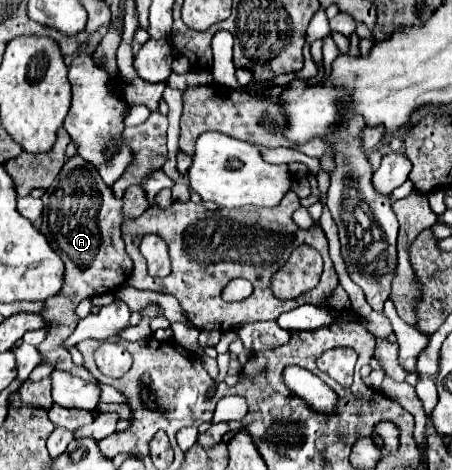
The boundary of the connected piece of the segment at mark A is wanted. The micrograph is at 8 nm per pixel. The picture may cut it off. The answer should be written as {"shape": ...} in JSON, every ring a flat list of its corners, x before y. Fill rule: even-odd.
{"shape":[[74,154,72,158,68,158,68,162,60,170,52,186,46,190,42,202,44,202,44,212,42,212,40,232,48,238,50,246,60,254,60,258,66,264,62,292,56,298,48,298,42,310,42,318,46,318,46,322,54,322,54,326,44,328,46,338,38,346,38,352,42,354,42,364,54,364,56,370,66,370,78,374,80,378,86,378,88,382,98,384,104,404,124,404,126,398,116,388,100,384,86,368,76,368,72,364,72,356,64,346,64,342,80,322,74,310,84,298,92,298,106,292,114,294,126,284,126,278,130,276,132,270,132,262,130,256,124,252,124,240,120,236,120,228,122,222,126,222,126,218,138,218,150,206,146,194,140,186,130,186,122,198,114,198,112,188,102,182,98,170,94,170,94,166,90,166,78,154]]}

